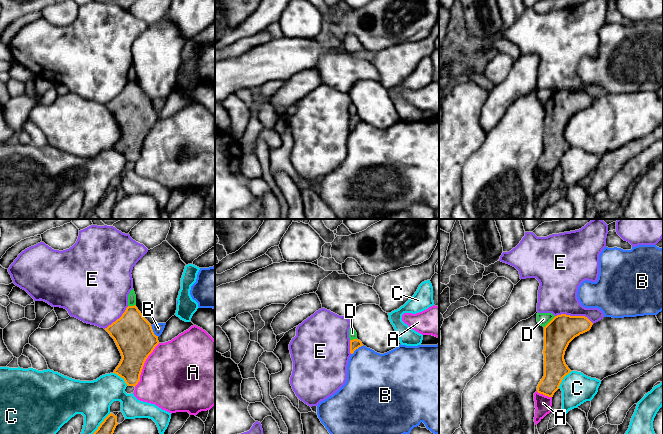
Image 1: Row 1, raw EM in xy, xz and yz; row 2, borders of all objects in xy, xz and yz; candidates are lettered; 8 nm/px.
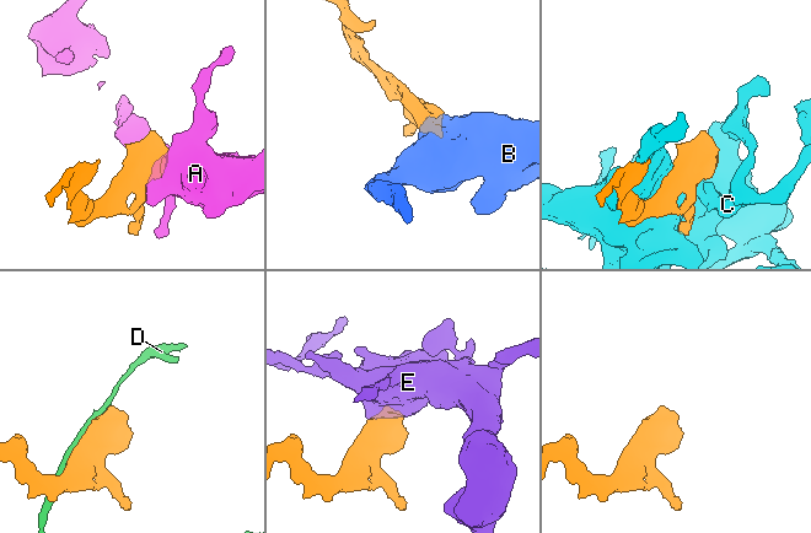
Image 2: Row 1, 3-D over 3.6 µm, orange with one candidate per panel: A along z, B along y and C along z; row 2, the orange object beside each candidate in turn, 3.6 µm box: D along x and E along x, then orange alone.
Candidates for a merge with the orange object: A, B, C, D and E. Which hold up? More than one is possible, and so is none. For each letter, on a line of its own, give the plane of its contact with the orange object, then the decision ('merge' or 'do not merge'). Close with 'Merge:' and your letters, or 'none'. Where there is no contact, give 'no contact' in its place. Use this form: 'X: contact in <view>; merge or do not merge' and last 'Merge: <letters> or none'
A: contact in xy; do not merge
B: contact in xz; do not merge
C: contact in xy; do not merge
D: contact in yz; do not merge
E: contact in yz; do not merge
Merge: none

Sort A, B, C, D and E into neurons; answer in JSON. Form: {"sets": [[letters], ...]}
{"sets": [["A"], ["B"], ["C"], ["D"], ["E"]]}

